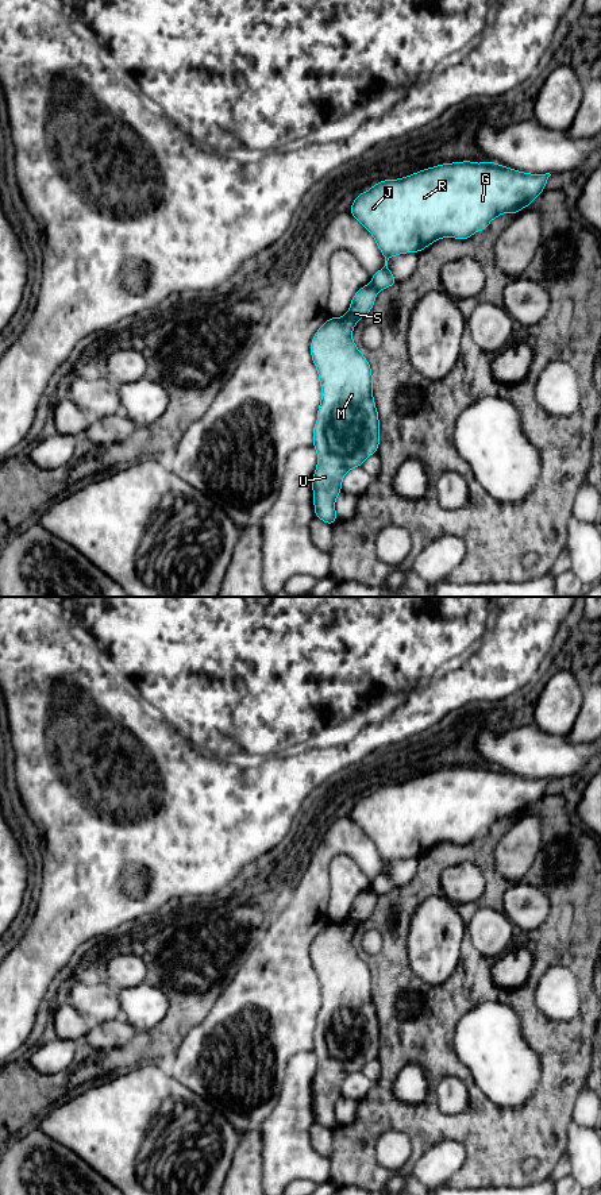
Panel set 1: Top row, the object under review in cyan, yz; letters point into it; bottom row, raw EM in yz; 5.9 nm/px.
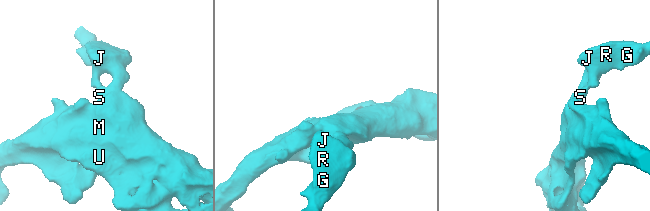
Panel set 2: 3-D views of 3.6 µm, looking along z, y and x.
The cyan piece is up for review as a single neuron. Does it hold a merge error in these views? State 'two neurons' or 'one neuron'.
two neurons

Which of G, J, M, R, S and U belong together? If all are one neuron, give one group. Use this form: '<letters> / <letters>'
G J R / M S U

